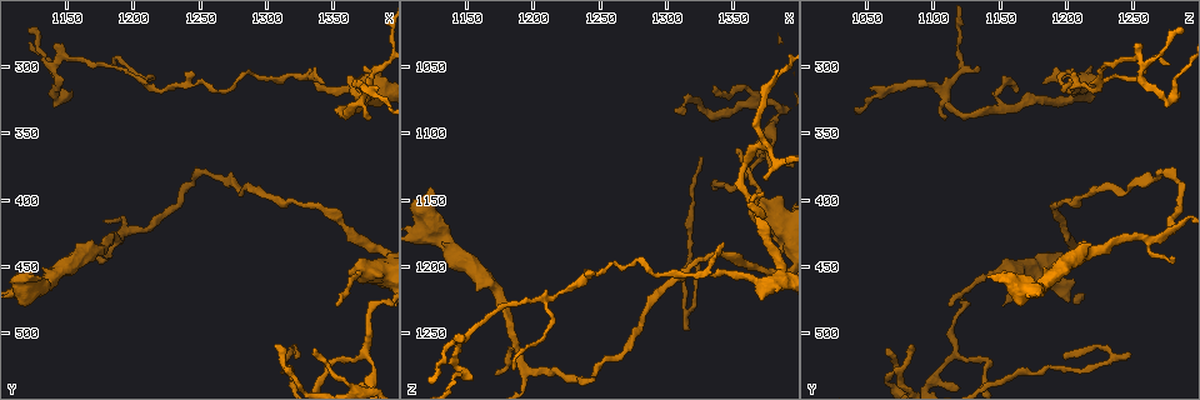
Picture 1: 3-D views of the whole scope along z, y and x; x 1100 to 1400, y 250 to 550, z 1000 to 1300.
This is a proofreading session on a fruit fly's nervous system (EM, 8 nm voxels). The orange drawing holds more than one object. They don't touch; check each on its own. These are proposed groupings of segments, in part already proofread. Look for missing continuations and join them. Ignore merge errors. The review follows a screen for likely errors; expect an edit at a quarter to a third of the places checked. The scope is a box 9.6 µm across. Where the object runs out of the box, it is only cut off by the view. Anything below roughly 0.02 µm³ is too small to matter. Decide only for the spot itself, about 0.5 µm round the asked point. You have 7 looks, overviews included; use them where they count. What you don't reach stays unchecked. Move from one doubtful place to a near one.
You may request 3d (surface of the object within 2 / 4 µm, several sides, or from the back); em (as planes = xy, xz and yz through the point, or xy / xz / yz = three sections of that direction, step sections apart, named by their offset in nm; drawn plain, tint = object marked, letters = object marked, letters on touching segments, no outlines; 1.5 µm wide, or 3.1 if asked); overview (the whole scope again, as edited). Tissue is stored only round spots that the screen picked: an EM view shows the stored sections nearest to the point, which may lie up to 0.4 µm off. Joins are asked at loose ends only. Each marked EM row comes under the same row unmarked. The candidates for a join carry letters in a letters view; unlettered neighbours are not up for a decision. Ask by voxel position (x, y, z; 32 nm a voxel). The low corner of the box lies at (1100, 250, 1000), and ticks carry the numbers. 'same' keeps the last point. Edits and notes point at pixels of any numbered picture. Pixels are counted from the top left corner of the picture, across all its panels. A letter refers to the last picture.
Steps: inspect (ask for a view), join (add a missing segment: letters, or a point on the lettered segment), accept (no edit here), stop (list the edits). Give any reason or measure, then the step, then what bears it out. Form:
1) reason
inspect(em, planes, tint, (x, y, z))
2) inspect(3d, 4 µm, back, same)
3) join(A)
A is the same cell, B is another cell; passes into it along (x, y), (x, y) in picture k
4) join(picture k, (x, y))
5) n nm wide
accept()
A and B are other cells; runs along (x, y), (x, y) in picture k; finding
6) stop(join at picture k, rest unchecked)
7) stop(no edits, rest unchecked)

thin end
inspect(em, planes, letters, (1316, 516, 1248))

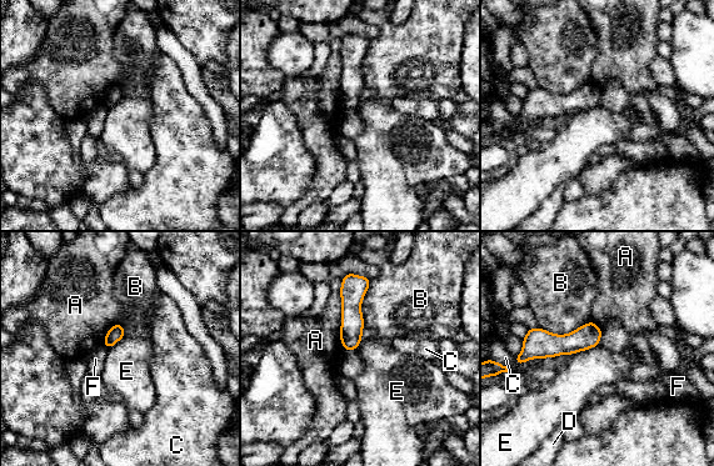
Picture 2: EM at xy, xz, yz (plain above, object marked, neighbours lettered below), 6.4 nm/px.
100 nm wide
accept()
A, B, C, D, E and F are other cells; runs along (349, 277), (351, 284), (353, 346) in picture 2; none of them fits

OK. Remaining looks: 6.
thin end
inspect(3d, 4 µm, (1306, 510, 1084))

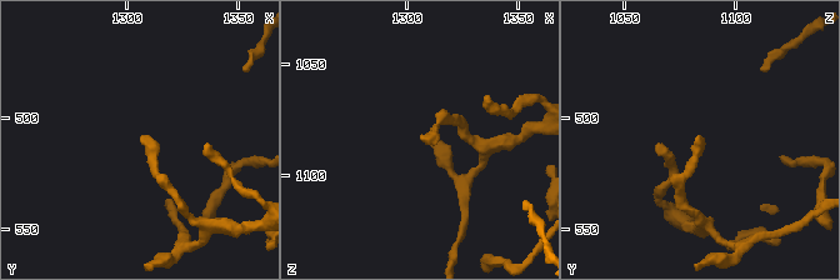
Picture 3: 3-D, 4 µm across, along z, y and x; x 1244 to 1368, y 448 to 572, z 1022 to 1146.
inspect(em, planes, letters, (1308, 508, 1084))

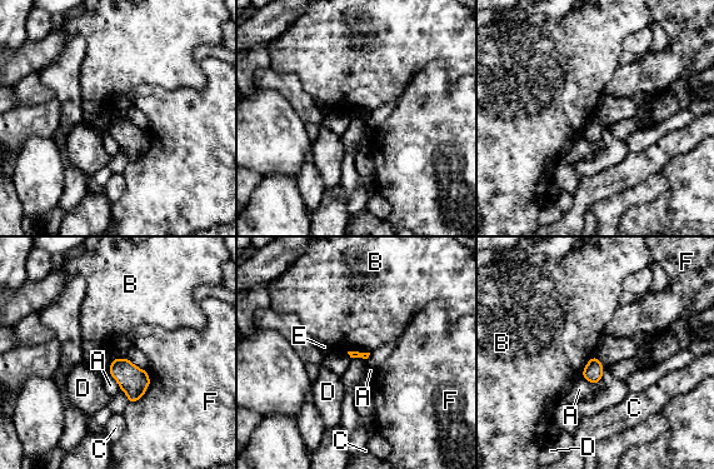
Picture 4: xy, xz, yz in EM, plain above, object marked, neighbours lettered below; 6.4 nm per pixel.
accept()
A, B, C, D, E and F are other cells; border along (346, 352), (369, 353) in picture 4; none of them fits

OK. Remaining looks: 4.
branch stops here
inspect(3d, 2 µm, (1172, 446, 1282))

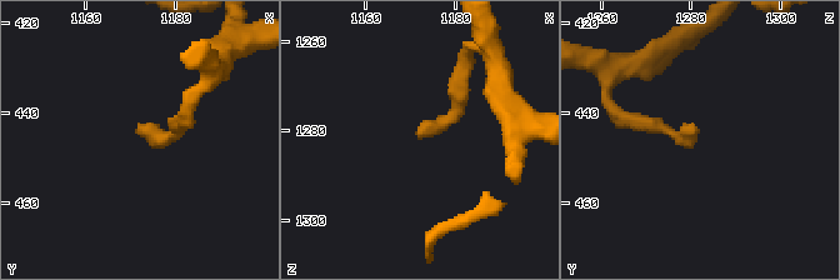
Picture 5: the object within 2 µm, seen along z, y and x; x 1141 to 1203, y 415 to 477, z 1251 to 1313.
now the EM
inspect(em, 3.1 µm, planes, letters, (1171, 445, 1282))

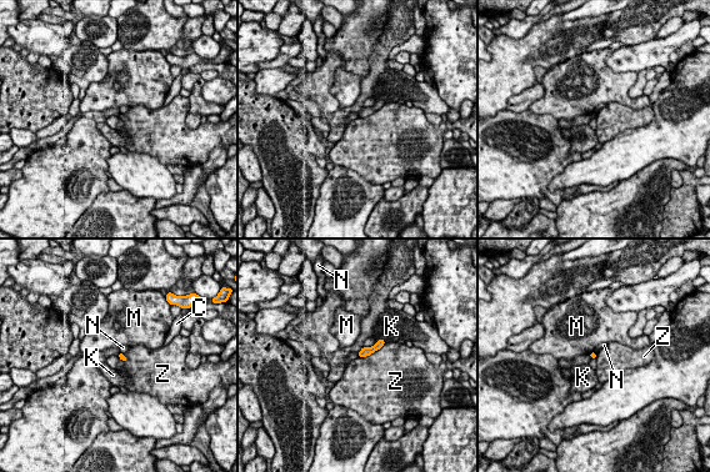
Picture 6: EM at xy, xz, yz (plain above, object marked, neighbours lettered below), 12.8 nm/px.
70 nm wide
accept()
C, K, M, N and Z are other cells; border along (385, 344), (369, 355), (359, 357) in picture 6; none of them fits

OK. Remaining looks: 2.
stop(no edits, rest unchecked)

